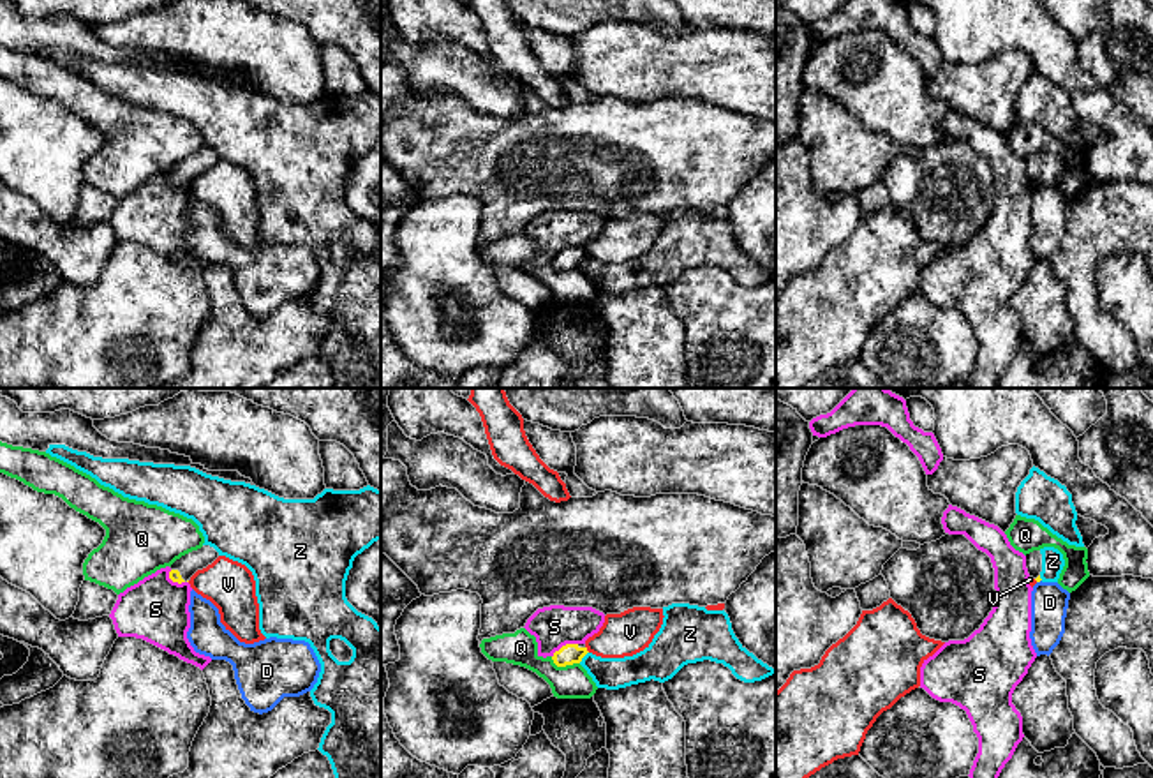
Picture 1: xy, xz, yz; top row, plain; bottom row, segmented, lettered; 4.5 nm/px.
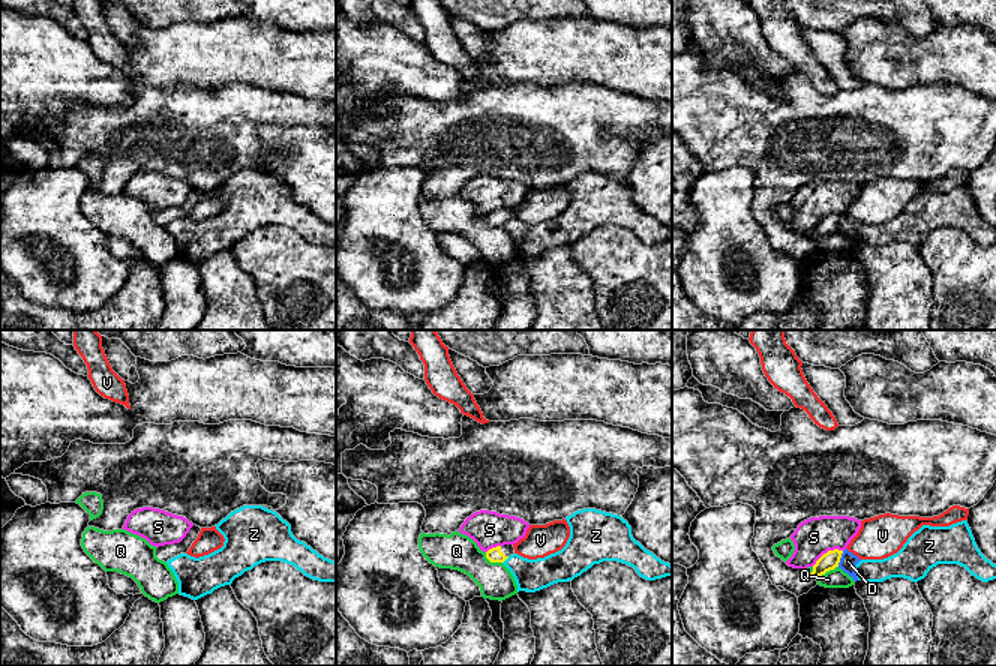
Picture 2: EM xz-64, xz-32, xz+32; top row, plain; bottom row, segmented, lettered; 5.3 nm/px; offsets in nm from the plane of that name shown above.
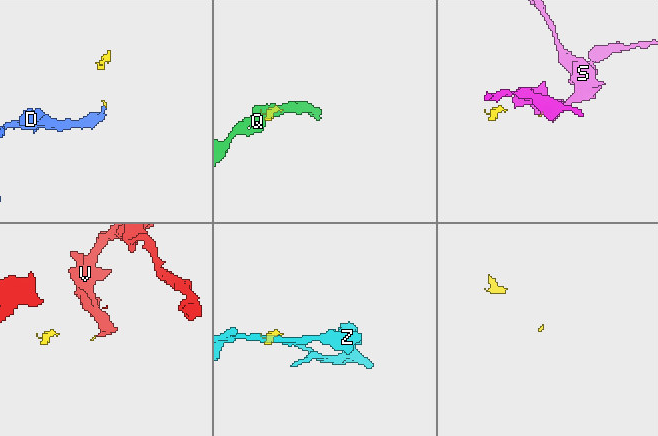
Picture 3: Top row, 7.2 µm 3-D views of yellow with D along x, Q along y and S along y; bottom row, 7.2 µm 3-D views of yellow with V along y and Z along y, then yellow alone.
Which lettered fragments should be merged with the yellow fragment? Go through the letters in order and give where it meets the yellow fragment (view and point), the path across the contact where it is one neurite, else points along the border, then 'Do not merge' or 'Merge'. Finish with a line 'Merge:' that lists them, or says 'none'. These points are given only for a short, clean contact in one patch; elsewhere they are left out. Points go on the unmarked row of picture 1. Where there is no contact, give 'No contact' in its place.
D: Touches yellow at yz (1039, 186). Boundary: yz (1041, 184), (1037, 187). Do not merge
Q: Touches yellow at xz (565, 270). Boundary: xz (550, 261), (557, 270), (579, 267). Do not merge
S: Touches yellow at xz (563, 251). Boundary: xz (577, 247), (566, 247), (552, 261). Do not merge
V: Touches yellow at xz (586, 254). Boundary: xz (586, 251), (589, 256). Do not merge
Z: Touches yellow at xz (584, 260). Do not merge
Merge: none

